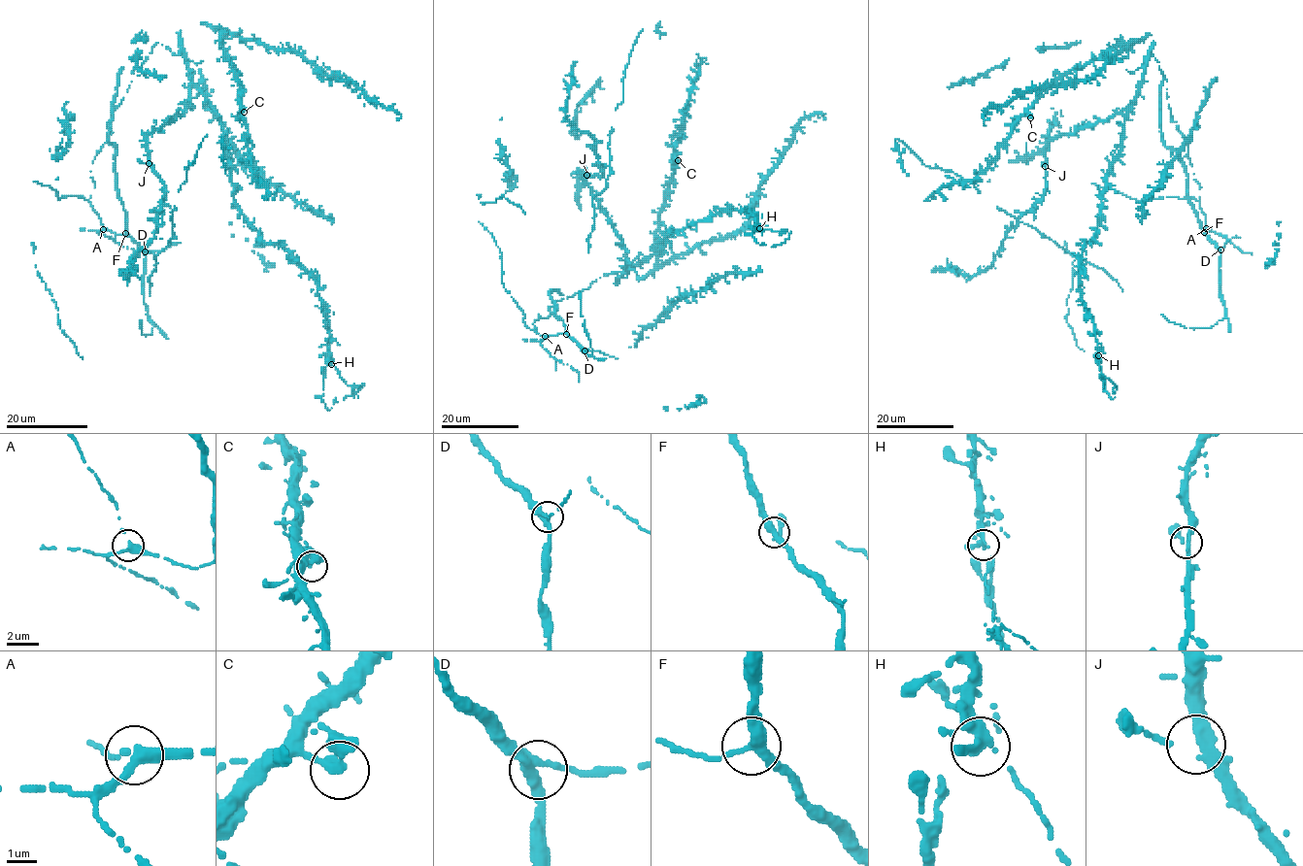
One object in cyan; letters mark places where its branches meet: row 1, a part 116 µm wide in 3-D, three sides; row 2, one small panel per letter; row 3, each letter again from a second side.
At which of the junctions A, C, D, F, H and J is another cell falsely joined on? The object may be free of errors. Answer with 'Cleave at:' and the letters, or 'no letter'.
Cleave at: H

